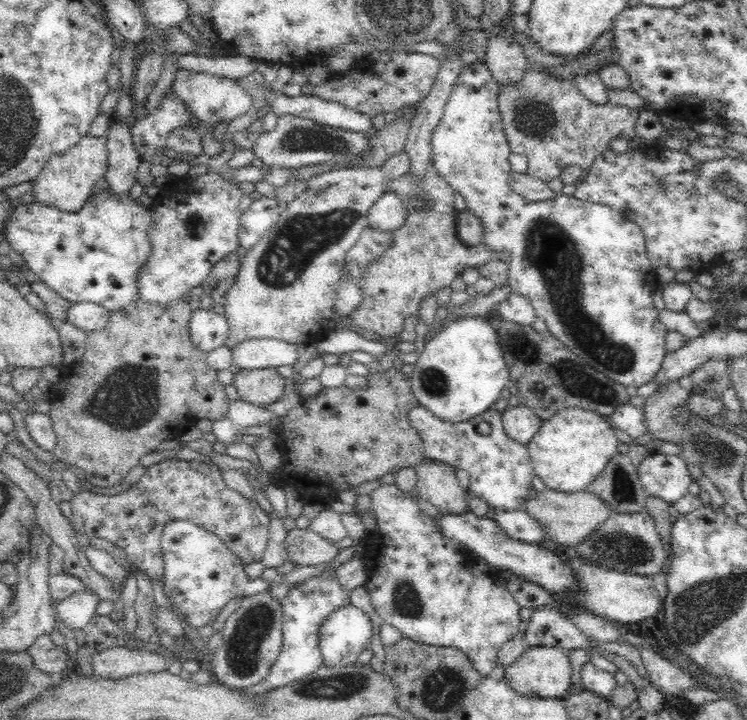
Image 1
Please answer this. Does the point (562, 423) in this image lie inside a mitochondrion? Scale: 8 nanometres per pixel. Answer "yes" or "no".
no

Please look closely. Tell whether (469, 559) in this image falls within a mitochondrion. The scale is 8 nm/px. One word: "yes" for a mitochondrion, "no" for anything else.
no

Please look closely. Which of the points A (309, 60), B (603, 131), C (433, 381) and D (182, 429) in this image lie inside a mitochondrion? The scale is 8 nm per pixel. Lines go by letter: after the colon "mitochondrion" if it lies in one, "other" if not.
A: other
B: other
C: mitochondrion
D: other

